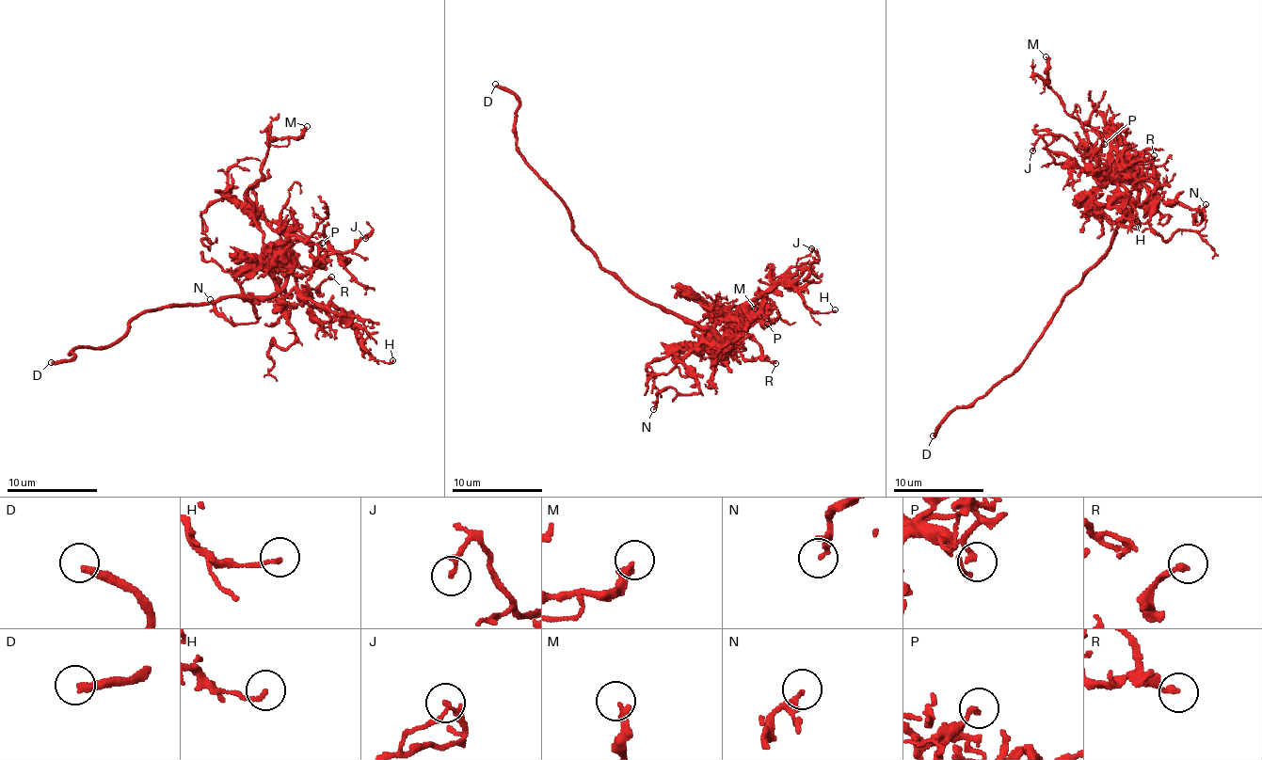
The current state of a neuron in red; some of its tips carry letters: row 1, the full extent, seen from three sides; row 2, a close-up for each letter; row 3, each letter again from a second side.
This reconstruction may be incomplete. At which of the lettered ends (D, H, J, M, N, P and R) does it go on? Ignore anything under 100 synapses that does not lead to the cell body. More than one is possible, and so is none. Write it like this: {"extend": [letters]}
{"extend": ["D"]}

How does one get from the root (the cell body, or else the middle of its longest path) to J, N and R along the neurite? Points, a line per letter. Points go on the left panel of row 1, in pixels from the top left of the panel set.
J: (213, 302), (270, 294), (281, 288), (288, 271), (308, 273), (326, 252), (353, 251), (373, 232), (365, 238)
N: (213, 302), (270, 294), (283, 276), (254, 267), (236, 274), (253, 322), (231, 323), (210, 299)
R: (213, 302), (270, 294), (281, 288), (288, 271), (304, 292), (315, 291), (331, 277)

